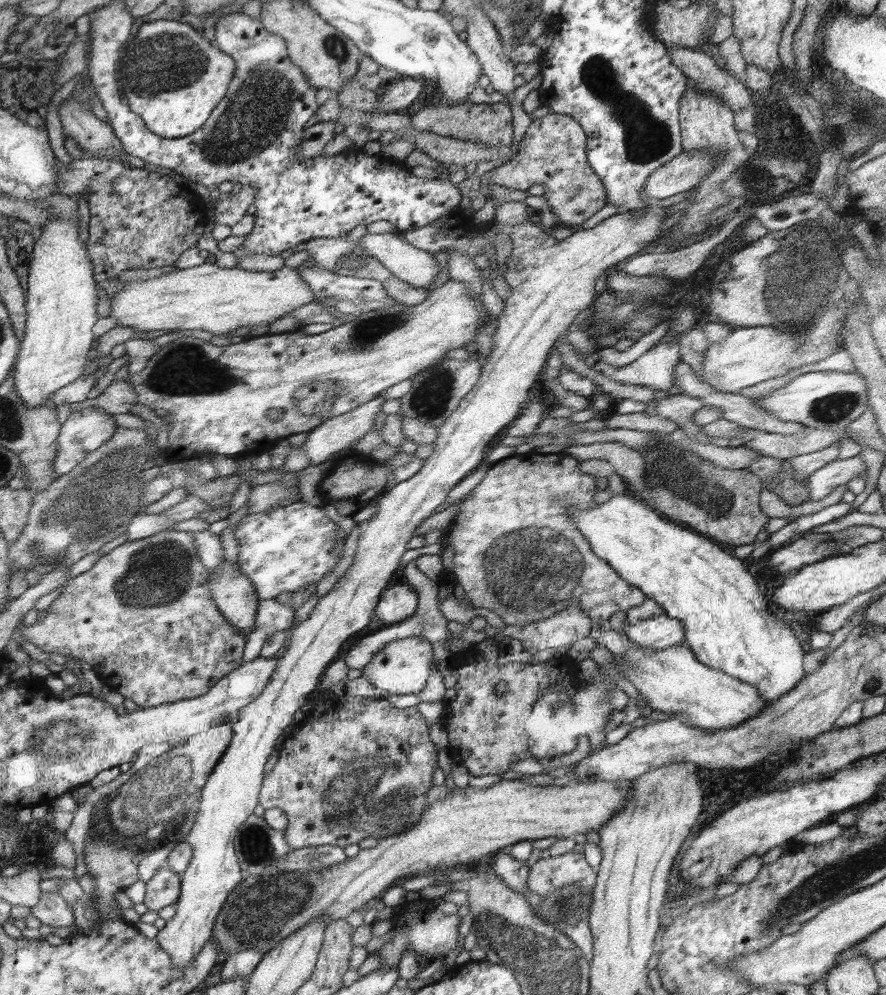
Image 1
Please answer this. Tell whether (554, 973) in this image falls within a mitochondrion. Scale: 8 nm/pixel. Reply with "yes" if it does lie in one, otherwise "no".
yes

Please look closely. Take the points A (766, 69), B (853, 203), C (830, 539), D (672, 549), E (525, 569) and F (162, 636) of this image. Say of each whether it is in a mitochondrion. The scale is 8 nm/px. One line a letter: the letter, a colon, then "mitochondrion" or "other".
A: other
B: other
C: other
D: other
E: mitochondrion
F: other

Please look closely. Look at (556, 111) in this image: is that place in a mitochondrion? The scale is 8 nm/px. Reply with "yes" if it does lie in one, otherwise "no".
no

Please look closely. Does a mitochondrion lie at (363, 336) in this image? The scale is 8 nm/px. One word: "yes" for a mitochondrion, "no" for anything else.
yes

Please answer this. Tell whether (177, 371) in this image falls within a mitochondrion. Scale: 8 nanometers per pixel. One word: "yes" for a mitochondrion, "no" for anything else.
yes

